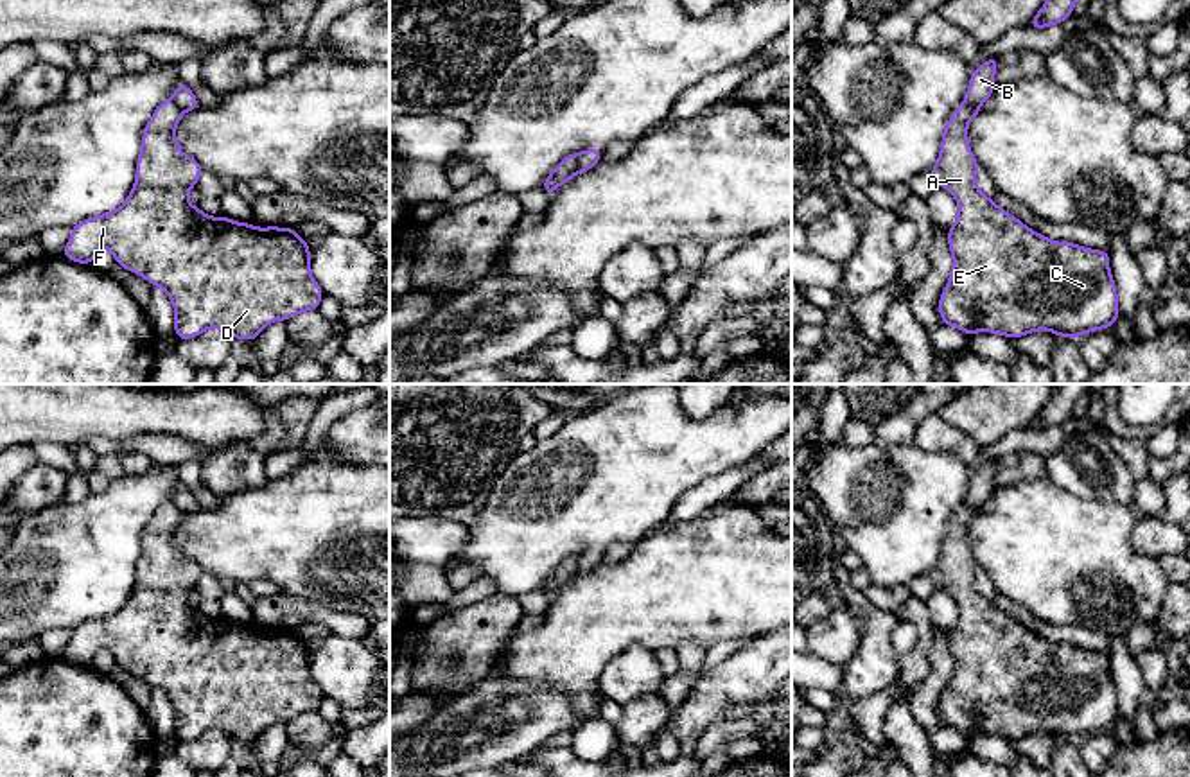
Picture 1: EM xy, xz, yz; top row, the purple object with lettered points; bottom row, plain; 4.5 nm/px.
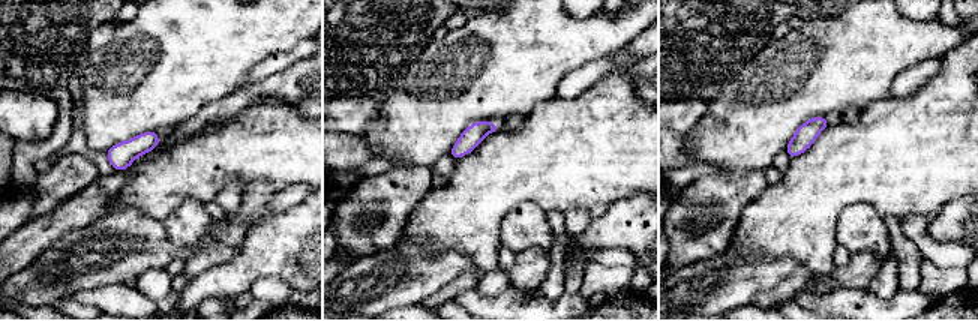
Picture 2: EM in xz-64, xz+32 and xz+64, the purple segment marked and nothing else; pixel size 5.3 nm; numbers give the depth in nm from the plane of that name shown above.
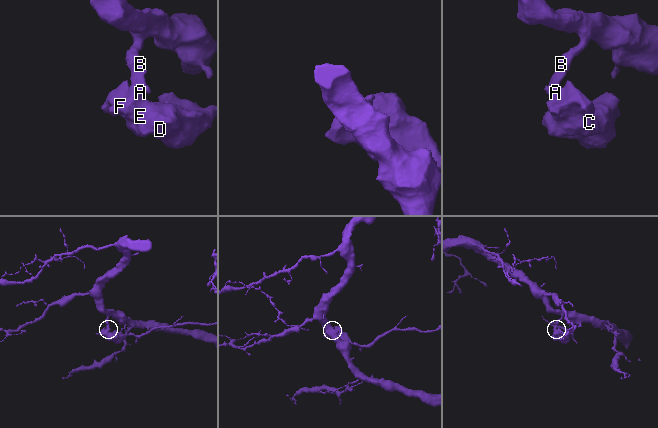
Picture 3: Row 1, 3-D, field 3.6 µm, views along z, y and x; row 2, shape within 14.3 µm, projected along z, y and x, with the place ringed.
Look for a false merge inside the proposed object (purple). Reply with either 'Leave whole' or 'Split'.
Split

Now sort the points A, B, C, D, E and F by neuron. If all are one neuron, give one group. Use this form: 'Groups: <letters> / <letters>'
Groups: A C D E F / B

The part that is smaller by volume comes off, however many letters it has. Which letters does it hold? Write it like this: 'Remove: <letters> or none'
Remove: A, C, D, E, F

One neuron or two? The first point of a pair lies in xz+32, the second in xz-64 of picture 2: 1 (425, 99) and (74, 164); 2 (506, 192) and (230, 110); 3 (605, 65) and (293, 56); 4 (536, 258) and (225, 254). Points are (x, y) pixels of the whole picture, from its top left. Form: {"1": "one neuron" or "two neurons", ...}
{"1": "two neurons", "2": "two neurons", "3": "one neuron", "4": "one neuron"}

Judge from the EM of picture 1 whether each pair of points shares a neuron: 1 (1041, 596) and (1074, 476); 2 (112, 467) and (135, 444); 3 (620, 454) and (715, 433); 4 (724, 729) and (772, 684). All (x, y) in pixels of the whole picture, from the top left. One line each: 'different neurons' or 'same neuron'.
1: different neurons
2: different neurons
3: same neuron
4: different neurons

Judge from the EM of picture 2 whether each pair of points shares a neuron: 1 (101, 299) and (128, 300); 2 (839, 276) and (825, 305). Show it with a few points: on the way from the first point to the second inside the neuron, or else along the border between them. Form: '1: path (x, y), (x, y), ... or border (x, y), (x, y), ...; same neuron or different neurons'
1: path (107, 299), (122, 300); same neuron
2: border (836, 288), (866, 291); different neurons

